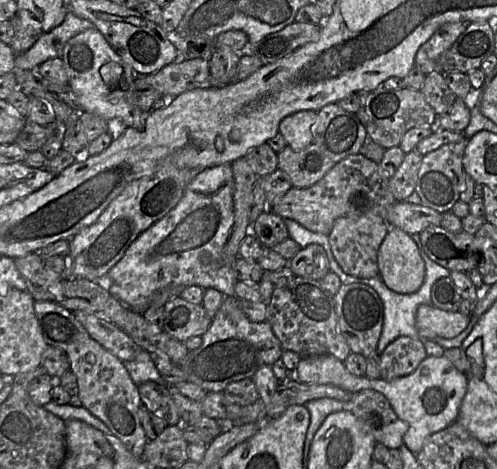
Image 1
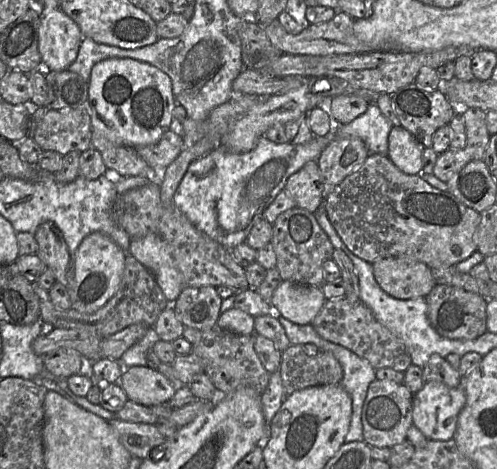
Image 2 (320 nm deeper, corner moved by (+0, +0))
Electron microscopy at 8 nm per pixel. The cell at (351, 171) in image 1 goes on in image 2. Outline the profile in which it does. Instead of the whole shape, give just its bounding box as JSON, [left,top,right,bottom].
[322,154,480,268]

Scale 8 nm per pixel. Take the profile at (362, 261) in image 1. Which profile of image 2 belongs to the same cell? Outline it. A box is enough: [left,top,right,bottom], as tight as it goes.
[372,258,436,299]

